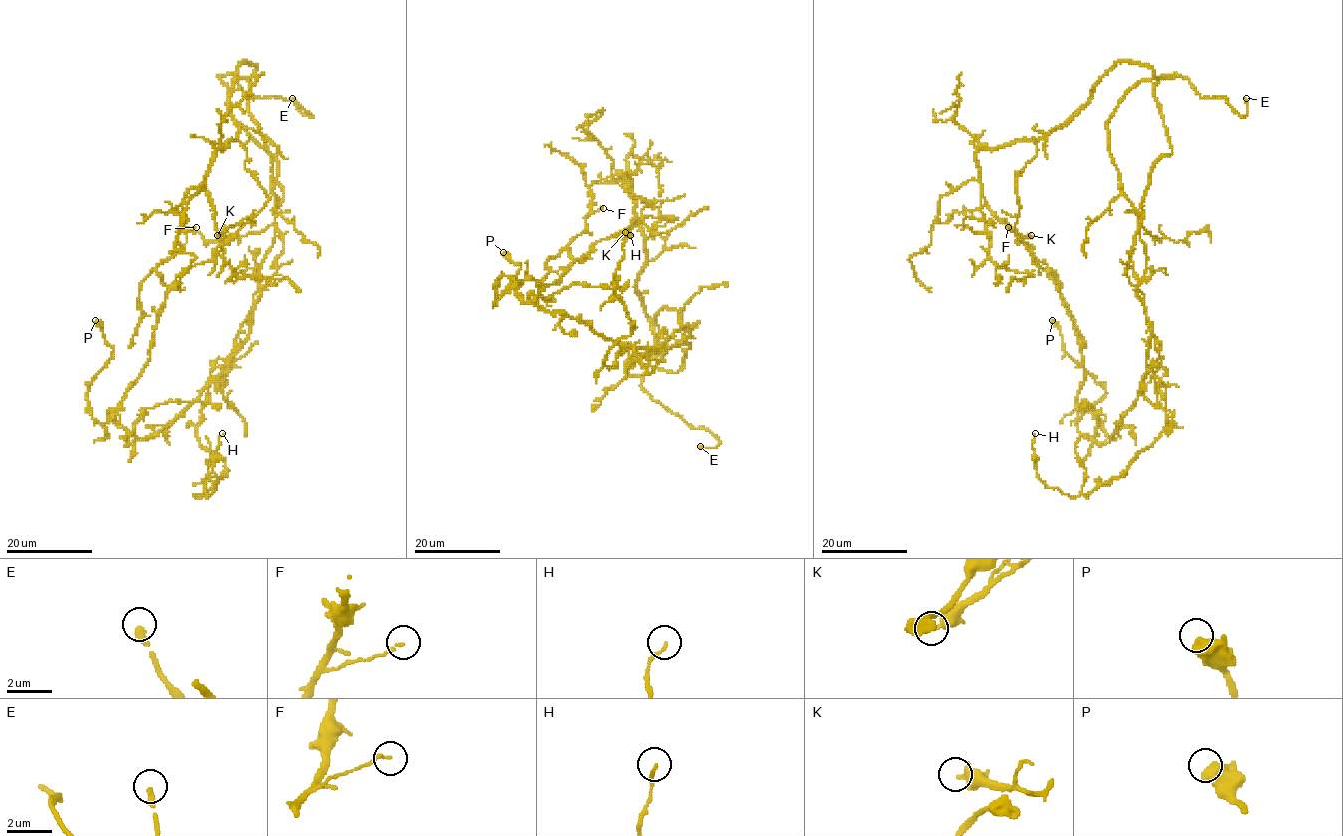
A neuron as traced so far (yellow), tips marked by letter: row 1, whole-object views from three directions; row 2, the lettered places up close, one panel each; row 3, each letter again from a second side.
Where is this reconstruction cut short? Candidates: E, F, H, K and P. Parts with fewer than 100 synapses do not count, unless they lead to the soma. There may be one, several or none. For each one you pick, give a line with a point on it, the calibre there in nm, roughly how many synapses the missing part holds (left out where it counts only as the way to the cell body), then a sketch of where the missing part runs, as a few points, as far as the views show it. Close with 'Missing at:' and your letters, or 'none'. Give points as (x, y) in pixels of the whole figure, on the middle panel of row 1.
E: place (700, 446); calibre 260 nm; course (700, 446), (682, 442), (649, 446)
Missing at: E

